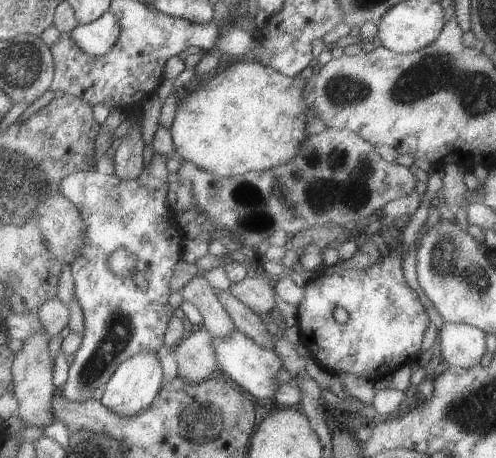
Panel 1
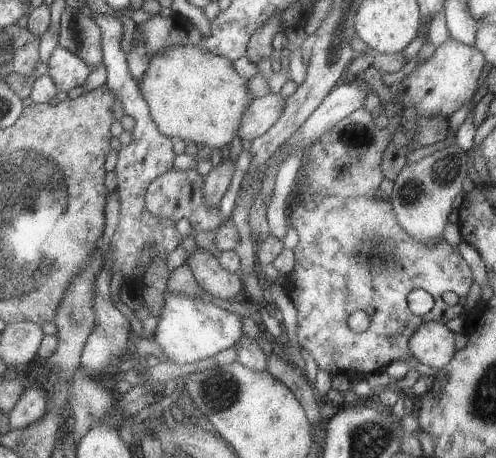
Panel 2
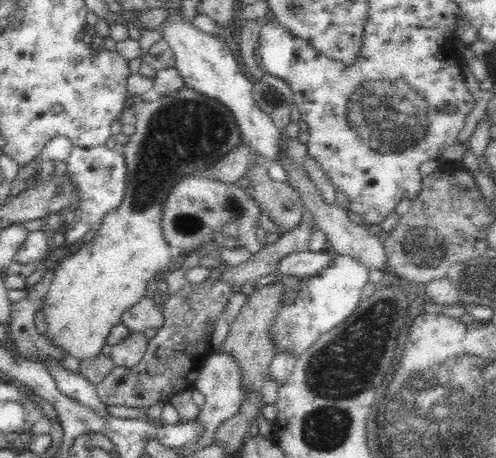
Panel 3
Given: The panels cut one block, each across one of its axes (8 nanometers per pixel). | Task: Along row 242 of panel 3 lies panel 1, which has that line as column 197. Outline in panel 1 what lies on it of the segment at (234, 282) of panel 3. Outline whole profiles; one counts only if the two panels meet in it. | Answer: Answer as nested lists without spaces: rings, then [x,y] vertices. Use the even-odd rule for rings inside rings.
[[[202,270],[200,273],[194,276],[179,292],[184,297],[184,301],[192,303],[198,309],[202,315],[204,328],[211,332],[211,336],[224,338],[230,332],[237,330],[236,326],[234,326],[230,314],[218,301],[216,290],[202,276]]]

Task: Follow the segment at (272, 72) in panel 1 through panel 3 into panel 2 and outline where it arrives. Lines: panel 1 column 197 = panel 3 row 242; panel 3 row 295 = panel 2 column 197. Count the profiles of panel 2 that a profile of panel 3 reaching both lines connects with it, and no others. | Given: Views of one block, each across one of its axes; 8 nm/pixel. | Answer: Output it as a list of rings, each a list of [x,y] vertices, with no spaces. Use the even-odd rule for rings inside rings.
[[[178,46],[166,48],[153,55],[144,79],[138,83],[149,112],[156,127],[170,139],[180,138],[202,147],[220,150],[227,154],[230,144],[238,135],[244,112],[253,100],[248,91],[248,82],[236,72],[233,62],[227,57],[214,54],[212,50],[196,46]]]

